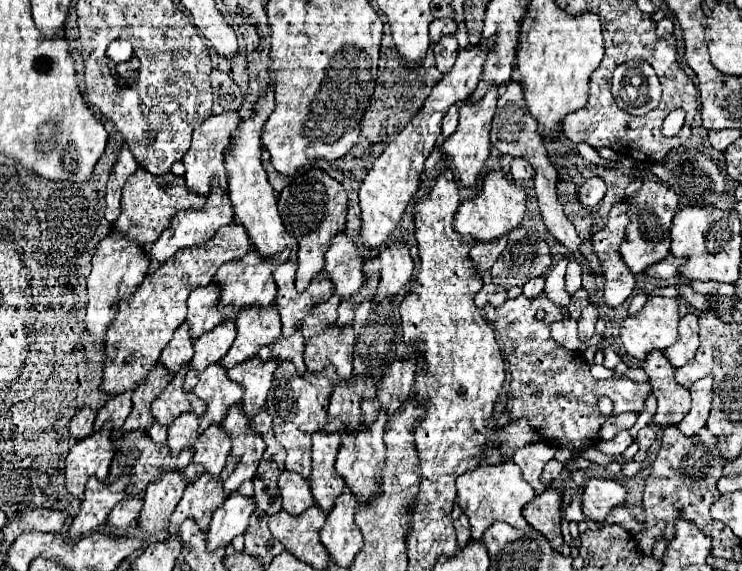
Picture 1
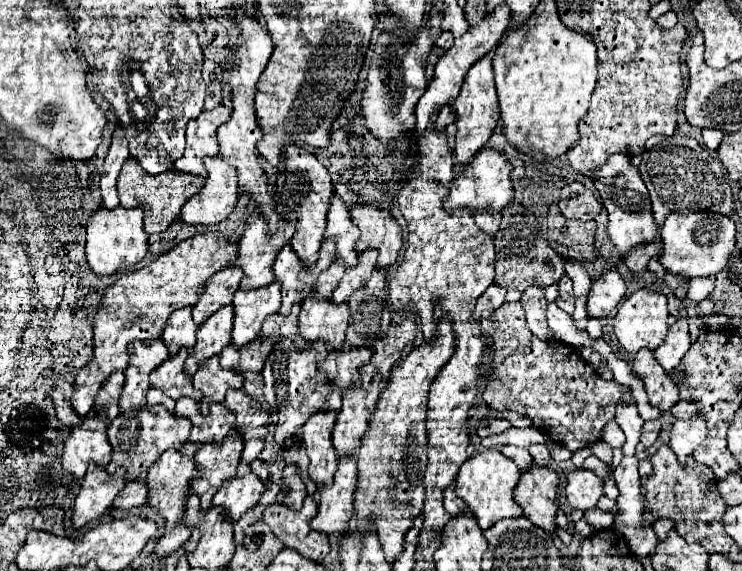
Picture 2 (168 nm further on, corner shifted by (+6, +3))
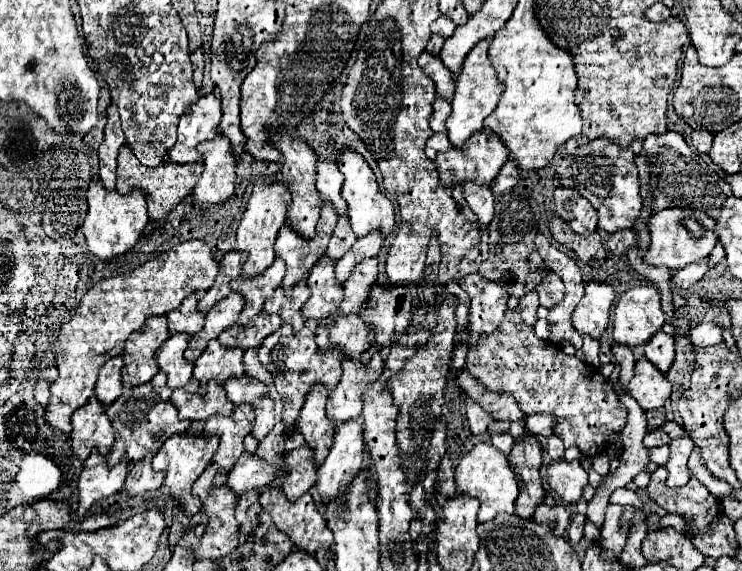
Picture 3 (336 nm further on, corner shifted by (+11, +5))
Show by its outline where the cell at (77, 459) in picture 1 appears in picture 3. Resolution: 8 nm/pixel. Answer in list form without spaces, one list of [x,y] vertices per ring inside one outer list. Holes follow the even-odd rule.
[[[92,396],[84,406],[80,406],[80,408],[72,414],[72,426],[74,426],[74,430],[72,430],[72,434],[70,434],[72,450],[74,450],[74,454],[76,454],[80,460],[86,460],[86,458],[90,456],[92,448],[98,448],[100,454],[106,456],[106,454],[110,452],[114,440],[116,440],[116,432],[114,432],[110,420],[108,420],[108,416],[106,416],[106,408],[104,408],[104,406],[100,404],[100,400],[96,400],[94,396]]]

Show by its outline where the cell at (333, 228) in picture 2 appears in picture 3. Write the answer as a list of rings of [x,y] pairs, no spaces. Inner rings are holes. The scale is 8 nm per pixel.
[[[318,156],[316,162],[316,190],[322,200],[330,200],[340,216],[348,216],[348,208],[340,196],[342,190],[342,176],[336,162]]]

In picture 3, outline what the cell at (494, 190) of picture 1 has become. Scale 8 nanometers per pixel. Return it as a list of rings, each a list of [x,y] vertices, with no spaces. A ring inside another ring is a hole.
[[[488,128],[480,130],[476,136],[468,138],[468,144],[464,144],[462,150],[450,148],[446,152],[440,152],[436,156],[436,168],[440,172],[442,184],[464,184],[464,182],[476,182],[490,186],[492,180],[496,178],[496,172],[500,172],[502,164],[508,160],[508,150],[504,148],[502,140],[496,138],[496,134]]]

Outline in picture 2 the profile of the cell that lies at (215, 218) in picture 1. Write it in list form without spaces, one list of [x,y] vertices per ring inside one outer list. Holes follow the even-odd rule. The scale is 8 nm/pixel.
[[[219,156],[205,158],[207,180],[199,194],[187,200],[179,218],[187,226],[211,226],[223,222],[237,204],[237,174]]]

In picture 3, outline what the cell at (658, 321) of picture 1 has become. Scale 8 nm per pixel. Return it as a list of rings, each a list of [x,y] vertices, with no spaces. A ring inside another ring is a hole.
[[[634,286],[626,290],[614,308],[614,340],[636,346],[650,340],[664,324],[660,292],[652,286]]]

